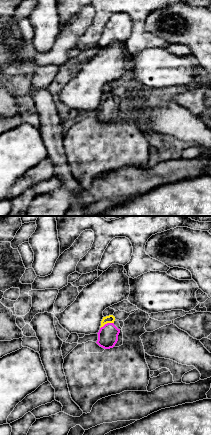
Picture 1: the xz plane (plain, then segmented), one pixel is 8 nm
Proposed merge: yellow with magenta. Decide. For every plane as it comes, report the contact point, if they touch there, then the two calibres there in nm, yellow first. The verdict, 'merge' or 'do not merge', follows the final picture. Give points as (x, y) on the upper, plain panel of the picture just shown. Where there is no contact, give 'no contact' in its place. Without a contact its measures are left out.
(106, 99) | 60/160 nm

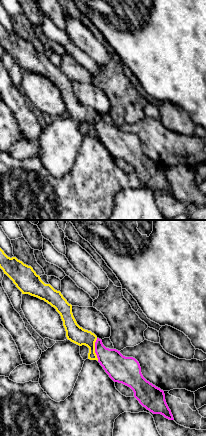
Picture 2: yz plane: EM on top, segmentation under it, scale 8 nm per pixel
(94, 125) | 140/200 nm

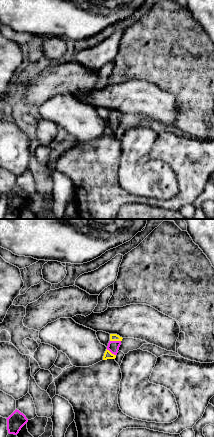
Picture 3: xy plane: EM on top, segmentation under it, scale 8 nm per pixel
(115, 116) | 60/100 nm

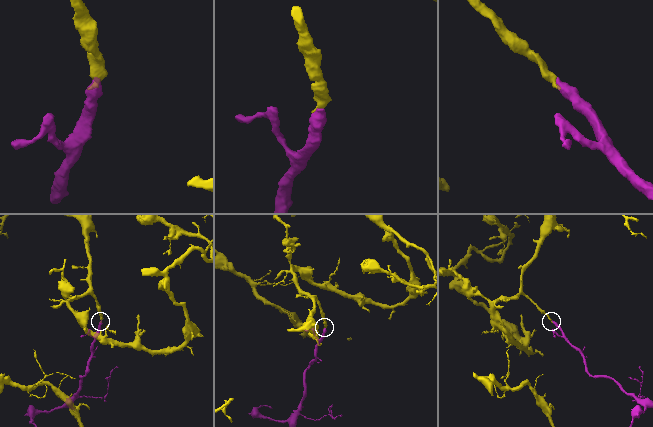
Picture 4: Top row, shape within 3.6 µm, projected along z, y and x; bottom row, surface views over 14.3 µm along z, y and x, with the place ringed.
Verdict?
merge

